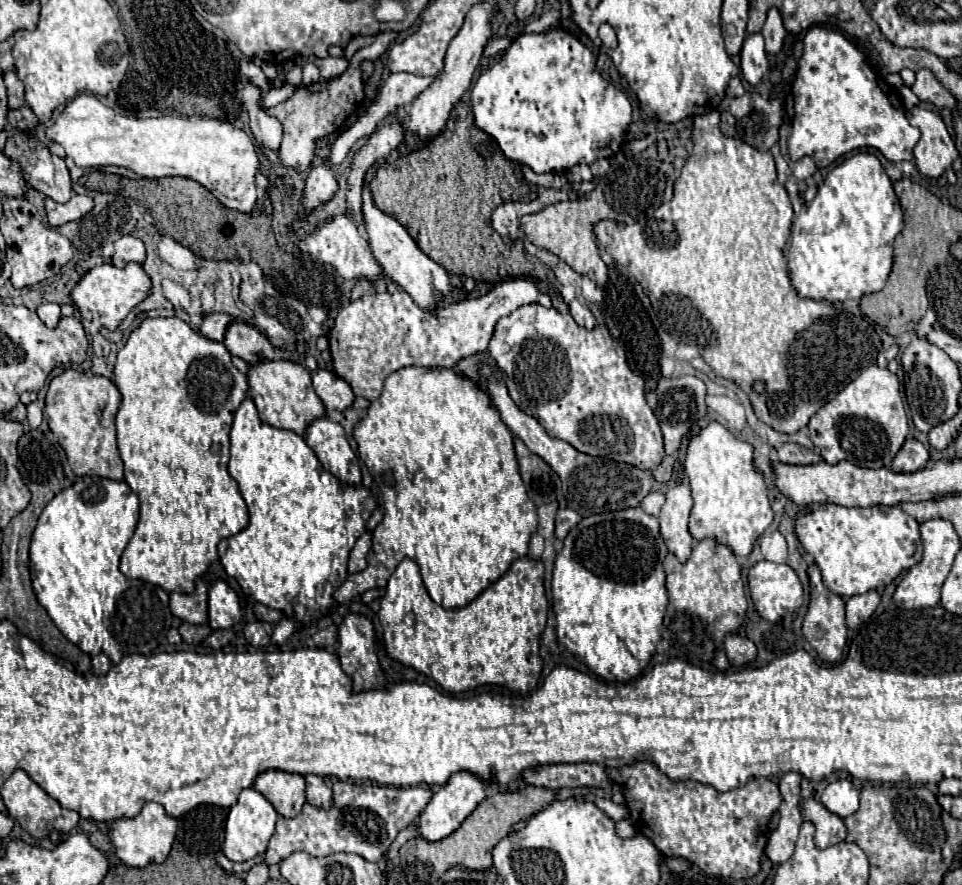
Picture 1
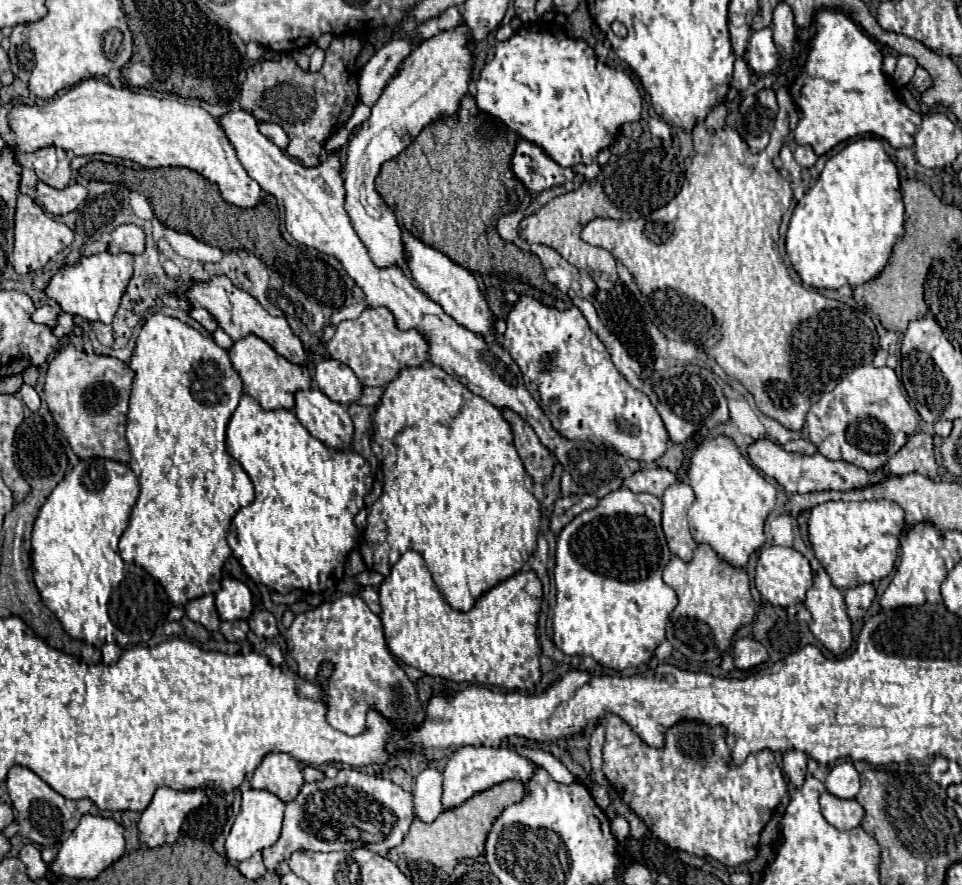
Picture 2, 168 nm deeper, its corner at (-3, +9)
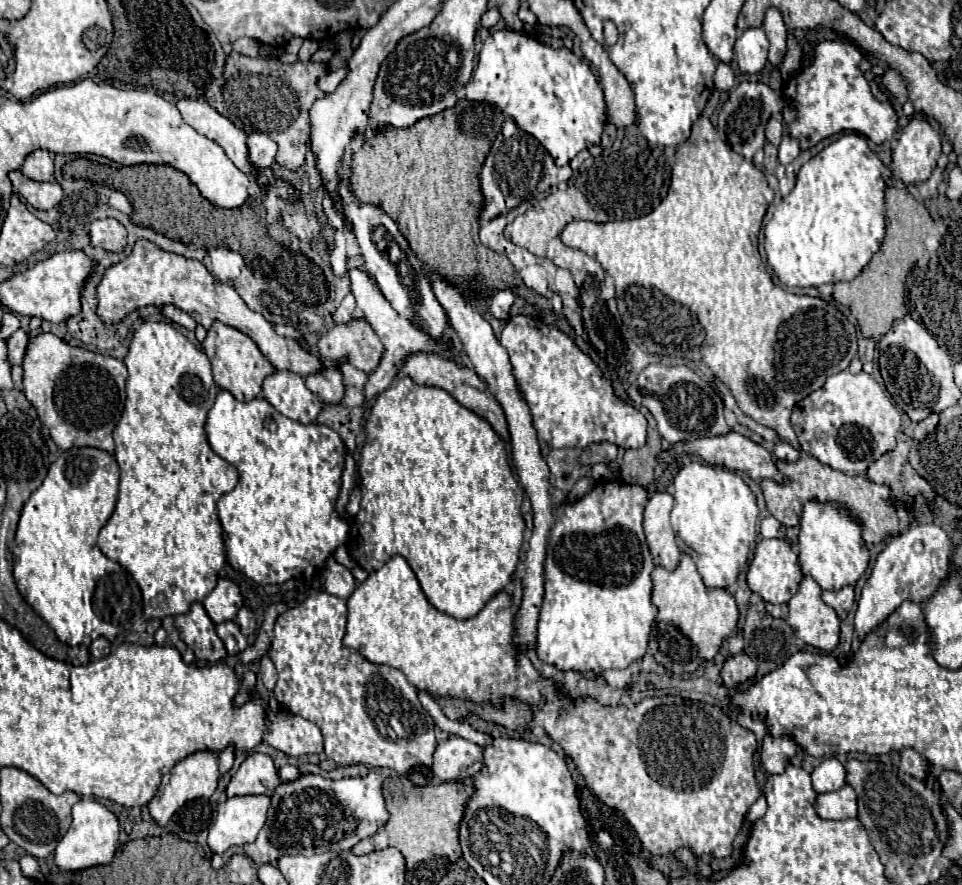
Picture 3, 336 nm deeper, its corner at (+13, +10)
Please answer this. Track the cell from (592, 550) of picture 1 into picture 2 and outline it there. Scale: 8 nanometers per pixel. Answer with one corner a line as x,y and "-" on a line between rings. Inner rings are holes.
622,487
614,493
610,493
608,497
600,499
596,507
580,513
578,517
574,517
558,535
558,547
556,547
556,569
554,569
554,577
556,577
556,609
554,609
554,645
558,649
562,649
566,655
588,655
594,657
600,665
614,669
614,671
624,671
630,667
638,667
642,663
648,663
650,657
654,655
656,647
660,641
664,641
664,625
668,621
670,611
676,607
676,593
672,587
668,587
662,581
662,569
666,567
668,559
670,559
670,551
666,545
666,537
660,525
660,515
662,515
662,501
654,495
648,493
632,493
630,489

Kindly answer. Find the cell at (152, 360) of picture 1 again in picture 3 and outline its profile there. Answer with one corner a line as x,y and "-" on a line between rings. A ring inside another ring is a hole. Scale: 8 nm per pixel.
144,322
132,336
130,342
130,350
128,356
124,358
124,364
128,368
128,382
126,382
126,408
122,412
122,418
118,420
116,428
114,428
114,442
116,442
116,460
120,466
120,494
118,494
118,504
114,508
114,514
110,516
110,520
106,522
106,526
100,530
98,540
110,540
106,544
100,546
100,550
114,562
118,562
120,566
124,566
132,578
136,580
136,584
140,586
142,592
142,602
144,602
144,618
164,618
164,616
178,616
188,612
188,608
194,602
202,602
204,596
208,596
208,592
212,592
212,588
216,586
218,580
218,572
222,570
224,562
226,562
226,550
224,550
224,538
222,538
222,524
216,512
216,502
222,494
230,492
236,484
238,484
238,472
236,468
222,460
208,444
206,440
206,432
204,432
204,424
206,424
206,414
214,404
216,398
216,384
212,380
212,370
210,370
210,360
208,356
198,350
184,334
180,334
172,324
166,322

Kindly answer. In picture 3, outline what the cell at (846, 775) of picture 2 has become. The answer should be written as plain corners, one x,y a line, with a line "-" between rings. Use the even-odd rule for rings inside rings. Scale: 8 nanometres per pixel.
828,758
812,772
812,786
818,794
840,790
846,784
846,770
836,758

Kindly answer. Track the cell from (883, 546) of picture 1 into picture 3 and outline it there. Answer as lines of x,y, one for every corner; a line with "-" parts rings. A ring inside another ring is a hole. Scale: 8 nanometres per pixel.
808,502
804,506
804,514
800,520
798,534
798,562
804,574
812,576
822,590
840,590
844,586
856,584
856,580
864,574
870,554
860,536
860,524
846,512
836,508
834,504

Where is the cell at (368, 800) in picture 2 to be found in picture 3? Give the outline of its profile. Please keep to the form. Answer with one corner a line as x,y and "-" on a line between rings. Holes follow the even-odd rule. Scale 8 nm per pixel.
370,770
364,778
330,780
318,774
302,774
294,782
282,782
272,796
268,820
244,852
256,864
276,866
284,854
322,854
350,850
358,840
376,834
388,822
388,810
382,796
382,776

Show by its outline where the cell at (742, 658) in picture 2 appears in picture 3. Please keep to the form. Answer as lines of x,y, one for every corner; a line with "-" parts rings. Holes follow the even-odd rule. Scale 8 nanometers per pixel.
738,654
734,658
728,658
722,668
722,680
726,688
734,688
738,684
744,684
756,674
756,664
746,656

